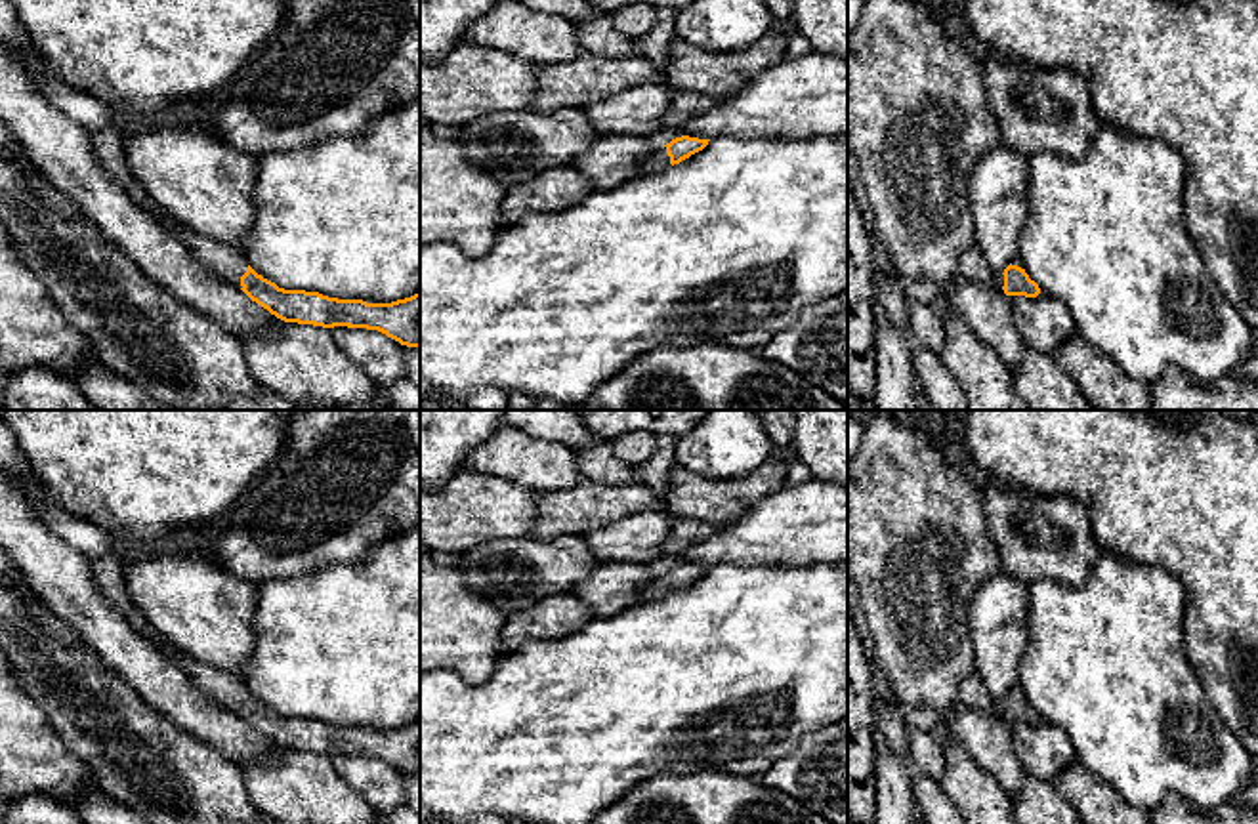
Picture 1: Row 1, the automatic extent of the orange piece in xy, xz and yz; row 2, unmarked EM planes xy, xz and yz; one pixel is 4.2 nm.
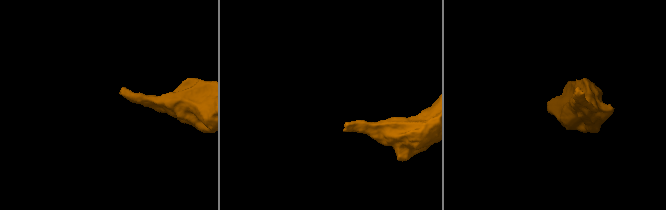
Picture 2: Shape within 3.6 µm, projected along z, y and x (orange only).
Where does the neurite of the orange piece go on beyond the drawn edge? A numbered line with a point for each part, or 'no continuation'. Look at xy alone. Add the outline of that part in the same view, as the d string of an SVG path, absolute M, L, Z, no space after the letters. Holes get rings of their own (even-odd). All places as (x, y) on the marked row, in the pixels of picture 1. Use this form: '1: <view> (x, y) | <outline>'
1: xy (226, 262) | M158 219L160 221L160 219ZM160 221L172 235L176 235L195 256L195 259L210 273L241 286L241 277L246 273L248 261L242 252L221 244L216 238L202 237L179 221Z

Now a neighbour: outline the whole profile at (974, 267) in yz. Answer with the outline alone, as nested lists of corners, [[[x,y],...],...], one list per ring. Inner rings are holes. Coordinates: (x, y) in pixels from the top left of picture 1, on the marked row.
[[[972,244],[968,250],[962,252],[958,278],[975,282],[981,286],[993,282],[991,267],[975,244]]]

